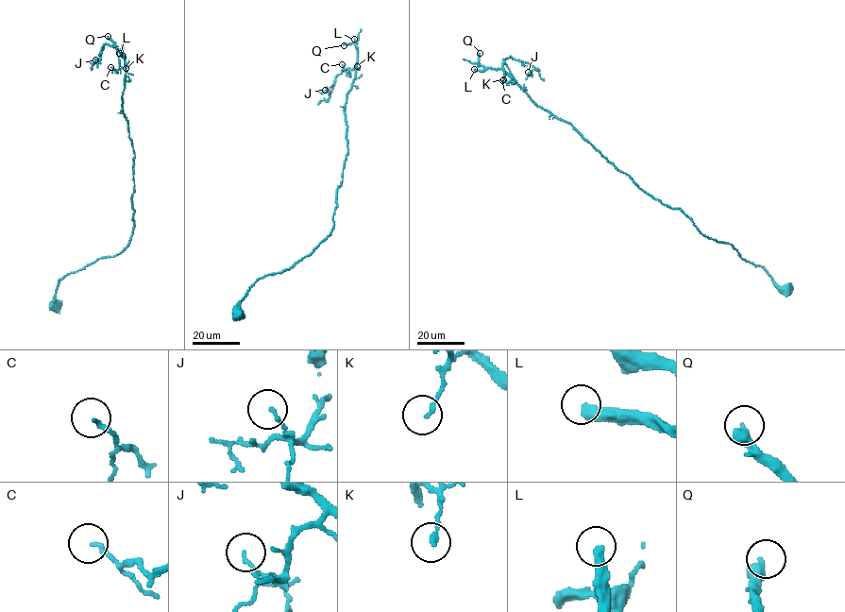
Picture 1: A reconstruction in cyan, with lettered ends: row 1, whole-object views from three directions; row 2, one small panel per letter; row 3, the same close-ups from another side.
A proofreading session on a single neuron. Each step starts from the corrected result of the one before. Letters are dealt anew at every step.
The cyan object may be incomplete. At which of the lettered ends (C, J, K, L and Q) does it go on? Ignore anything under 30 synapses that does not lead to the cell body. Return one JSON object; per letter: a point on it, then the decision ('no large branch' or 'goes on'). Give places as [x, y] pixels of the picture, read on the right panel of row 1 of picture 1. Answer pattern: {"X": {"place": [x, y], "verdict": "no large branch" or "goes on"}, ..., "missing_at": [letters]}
{"C": {"place": [502, 80], "verdict": "no large branch"}, "J": {"place": [528, 72], "verdict": "no large branch"}, "K": {"place": [503, 79], "verdict": "no large branch"}, "L": {"place": [474, 69], "verdict": "goes on"}, "Q": {"place": [480, 53], "verdict": "goes on"}, "missing_at": ["L", "Q"]}

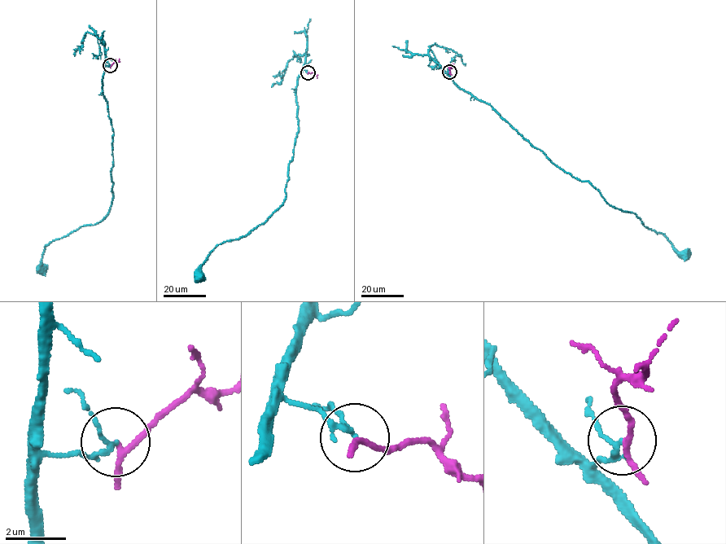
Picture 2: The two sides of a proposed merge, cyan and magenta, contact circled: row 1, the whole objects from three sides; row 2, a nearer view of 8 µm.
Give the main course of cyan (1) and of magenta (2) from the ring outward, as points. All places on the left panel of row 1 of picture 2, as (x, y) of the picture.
1: (110, 65), (105, 67), (102, 80), (113, 134), (111, 208), (96, 224), (80, 226), (46, 245), (40, 270)
2: (110, 65), (120, 59)

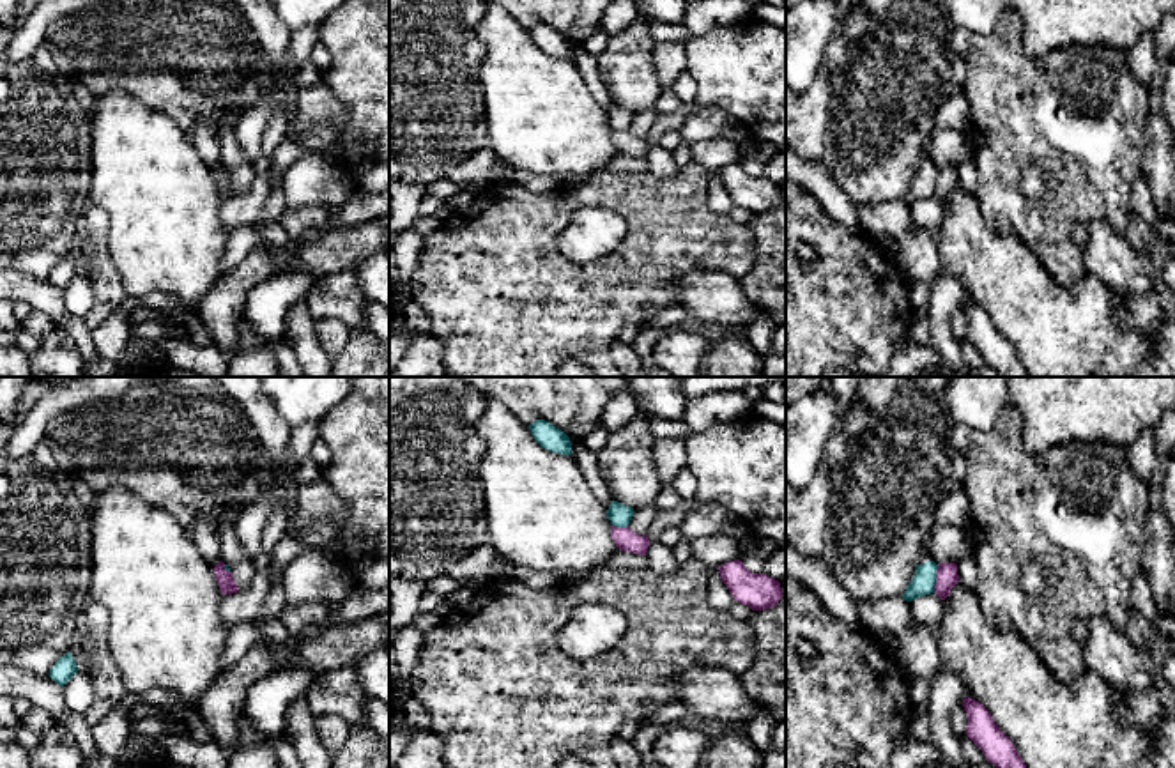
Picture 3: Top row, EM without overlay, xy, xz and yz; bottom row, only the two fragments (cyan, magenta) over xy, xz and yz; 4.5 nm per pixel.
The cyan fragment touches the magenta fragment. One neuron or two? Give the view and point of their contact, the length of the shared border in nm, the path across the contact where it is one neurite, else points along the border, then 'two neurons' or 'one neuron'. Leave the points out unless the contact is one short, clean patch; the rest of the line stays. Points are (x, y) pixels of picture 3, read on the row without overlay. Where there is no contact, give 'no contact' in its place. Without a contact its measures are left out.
yz (935, 183) | 130 nm | two neurons

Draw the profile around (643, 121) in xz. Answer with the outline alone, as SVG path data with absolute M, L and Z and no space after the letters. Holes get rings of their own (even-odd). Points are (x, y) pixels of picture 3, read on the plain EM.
M655 108L634 111L634 120L628 131L641 140L648 140L651 126L657 117L658 117L658 111Z

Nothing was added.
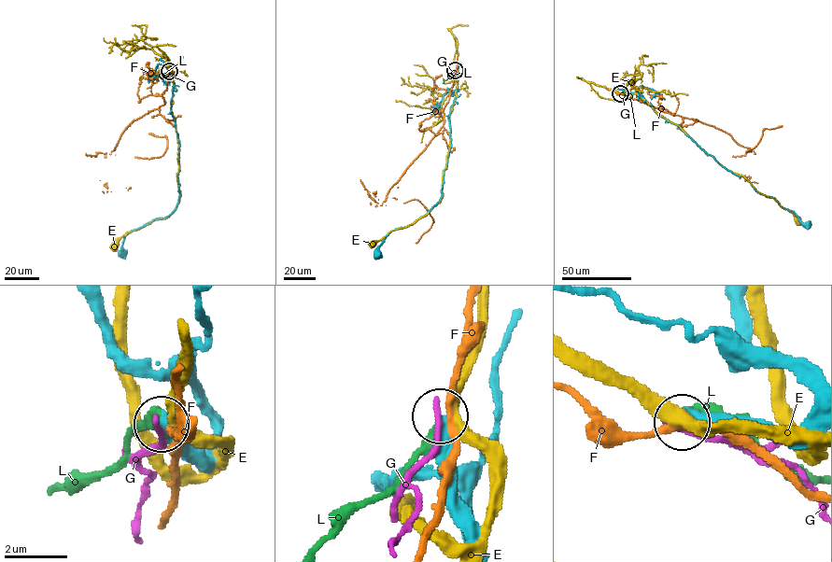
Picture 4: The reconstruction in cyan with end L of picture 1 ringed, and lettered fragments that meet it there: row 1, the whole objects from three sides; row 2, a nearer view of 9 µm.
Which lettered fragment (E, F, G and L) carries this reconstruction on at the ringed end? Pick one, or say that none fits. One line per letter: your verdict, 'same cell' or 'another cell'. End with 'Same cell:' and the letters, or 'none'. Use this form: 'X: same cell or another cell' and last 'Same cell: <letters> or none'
E: another cell
F: another cell
G: another cell
L: another cell
Same cell: none

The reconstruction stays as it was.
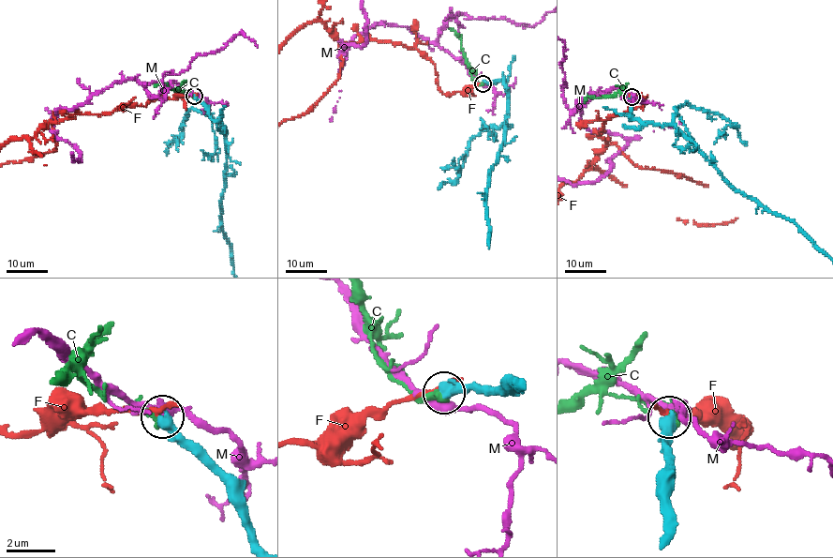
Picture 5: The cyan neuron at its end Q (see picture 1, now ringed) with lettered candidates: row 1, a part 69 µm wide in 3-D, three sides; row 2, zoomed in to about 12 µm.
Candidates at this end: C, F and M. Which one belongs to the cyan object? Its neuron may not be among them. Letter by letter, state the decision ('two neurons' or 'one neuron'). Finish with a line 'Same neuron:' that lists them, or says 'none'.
C: two neurons
F: two neurons
M: two neurons
Same neuron: none

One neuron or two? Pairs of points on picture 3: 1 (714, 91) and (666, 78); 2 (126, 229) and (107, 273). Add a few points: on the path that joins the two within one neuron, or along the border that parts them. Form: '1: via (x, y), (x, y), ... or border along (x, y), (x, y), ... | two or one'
1: border along (685, 43), (687, 69) | two
2: border along (108, 218), (108, 255), (128, 296) | two

